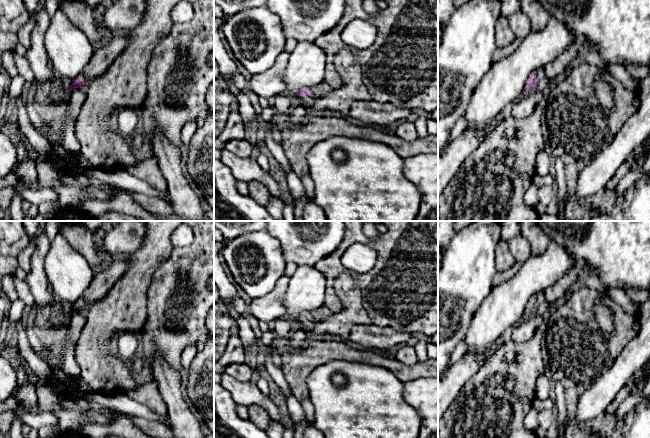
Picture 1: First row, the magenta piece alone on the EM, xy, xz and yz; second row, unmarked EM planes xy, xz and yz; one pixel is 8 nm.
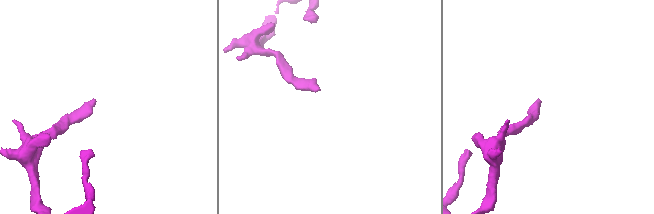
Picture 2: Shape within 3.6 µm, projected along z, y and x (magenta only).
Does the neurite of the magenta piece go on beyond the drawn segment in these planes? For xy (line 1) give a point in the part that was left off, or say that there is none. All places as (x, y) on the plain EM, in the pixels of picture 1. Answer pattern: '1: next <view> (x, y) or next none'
1: next xy (102, 282)

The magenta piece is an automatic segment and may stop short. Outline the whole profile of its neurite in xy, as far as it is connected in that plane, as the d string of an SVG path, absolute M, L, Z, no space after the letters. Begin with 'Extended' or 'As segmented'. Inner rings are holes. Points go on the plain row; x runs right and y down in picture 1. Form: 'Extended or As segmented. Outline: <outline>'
Extended. Outline: M130 256L123 259L112 258L109 268L94 276L89 287L84 291L81 298L73 303L73 307L67 313L71 318L74 312L86 314L88 307L105 296L116 281L125 274L130 265Z

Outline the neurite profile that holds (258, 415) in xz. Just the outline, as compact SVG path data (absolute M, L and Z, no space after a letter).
M251 405L248 407L250 421L252 421L258 428L266 431L269 423L272 420L270 414L259 405Z

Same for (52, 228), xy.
M43 221L43 229L46 232L47 238L52 241L60 232L63 225L81 224L87 227L90 231L97 232L104 221Z

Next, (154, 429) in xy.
M133 417L134 424L150 438L172 438L171 428L161 421Z

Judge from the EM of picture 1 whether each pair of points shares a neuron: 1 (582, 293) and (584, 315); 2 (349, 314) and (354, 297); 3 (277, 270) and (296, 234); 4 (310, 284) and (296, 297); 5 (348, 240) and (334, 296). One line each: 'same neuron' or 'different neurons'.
1: same neuron
2: same neuron
3: different neurons
4: same neuron
5: same neuron

